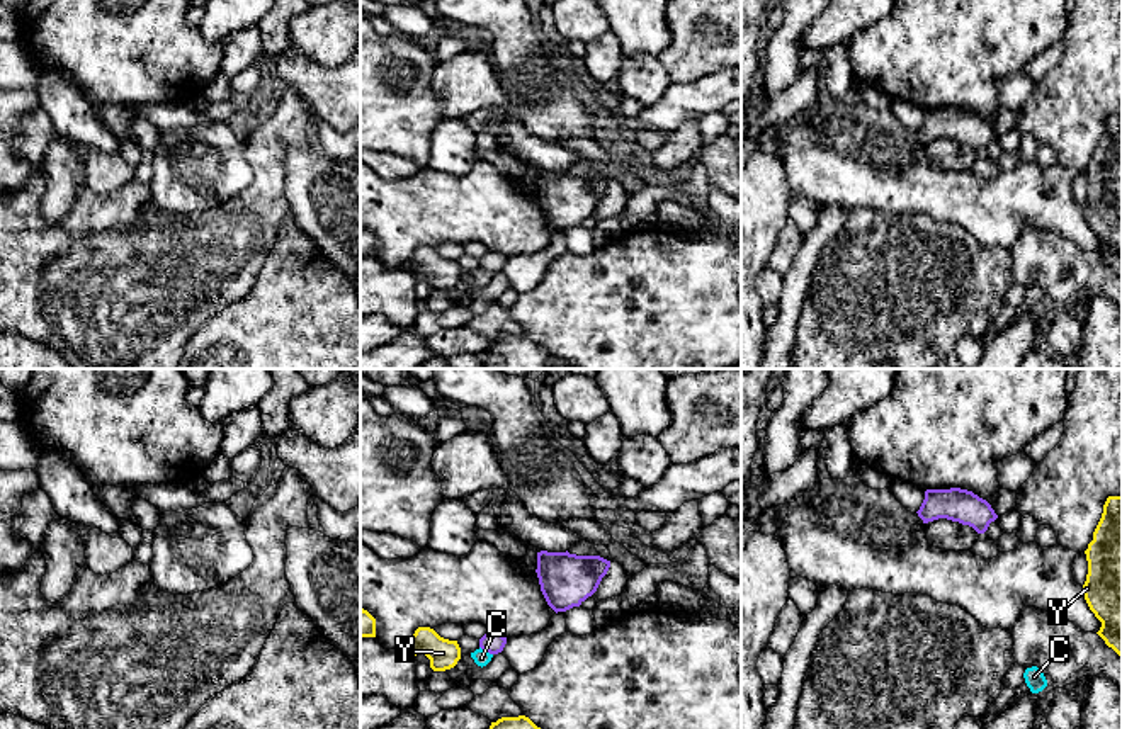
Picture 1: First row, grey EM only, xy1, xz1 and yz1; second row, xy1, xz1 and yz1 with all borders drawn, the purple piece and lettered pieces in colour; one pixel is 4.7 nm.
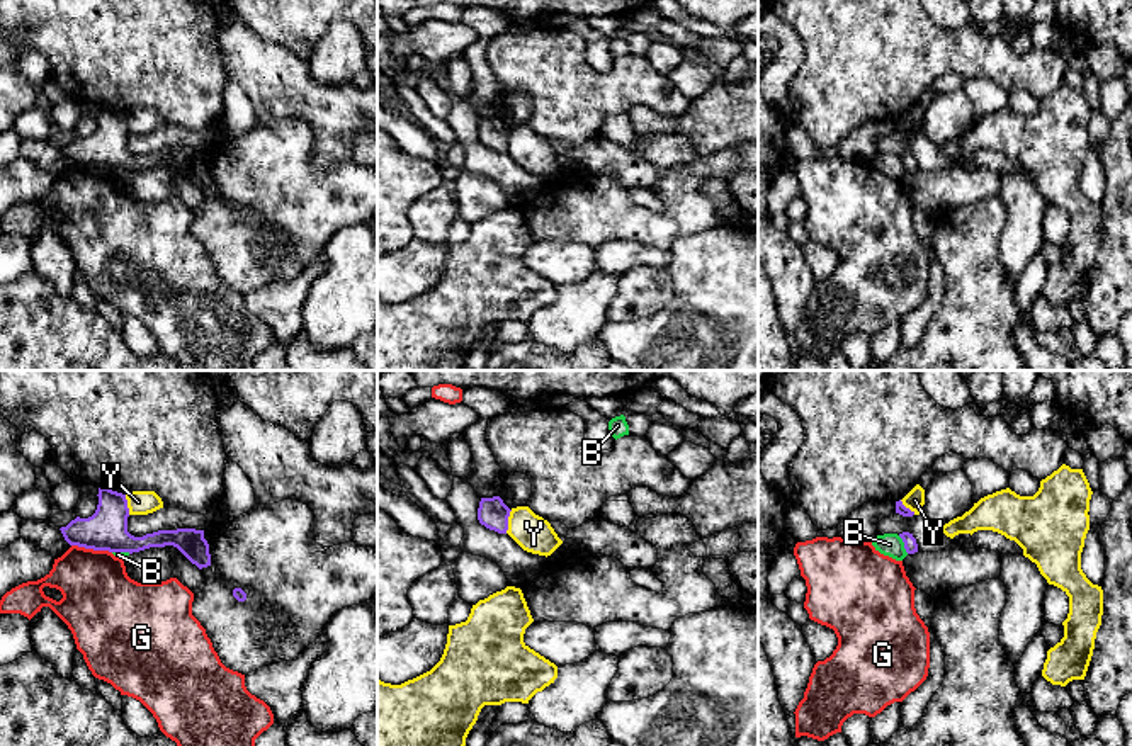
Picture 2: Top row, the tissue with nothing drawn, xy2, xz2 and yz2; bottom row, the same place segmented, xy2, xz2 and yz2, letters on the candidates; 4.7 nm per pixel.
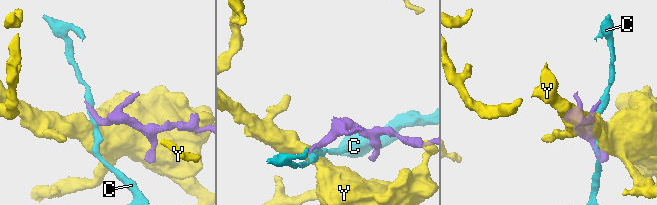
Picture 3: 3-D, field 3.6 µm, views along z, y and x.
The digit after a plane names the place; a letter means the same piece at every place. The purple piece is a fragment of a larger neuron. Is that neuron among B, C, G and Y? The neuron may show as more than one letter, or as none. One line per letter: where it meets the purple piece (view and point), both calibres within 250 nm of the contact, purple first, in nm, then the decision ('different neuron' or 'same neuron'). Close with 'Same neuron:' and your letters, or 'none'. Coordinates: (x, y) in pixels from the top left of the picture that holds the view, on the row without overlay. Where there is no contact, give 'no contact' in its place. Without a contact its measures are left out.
B: contact yz2 (905, 163); calibres 60 and 110 nm; different neuron
C: contact xz1 (487, 269); calibres 100 and 80 nm; different neuron
G: contact xy2 (92, 167); calibres 190 and 360 nm; different neuron
Y: contact xz2 (507, 141); calibres 150 and 170 nm; different neuron
Same neuron: none

